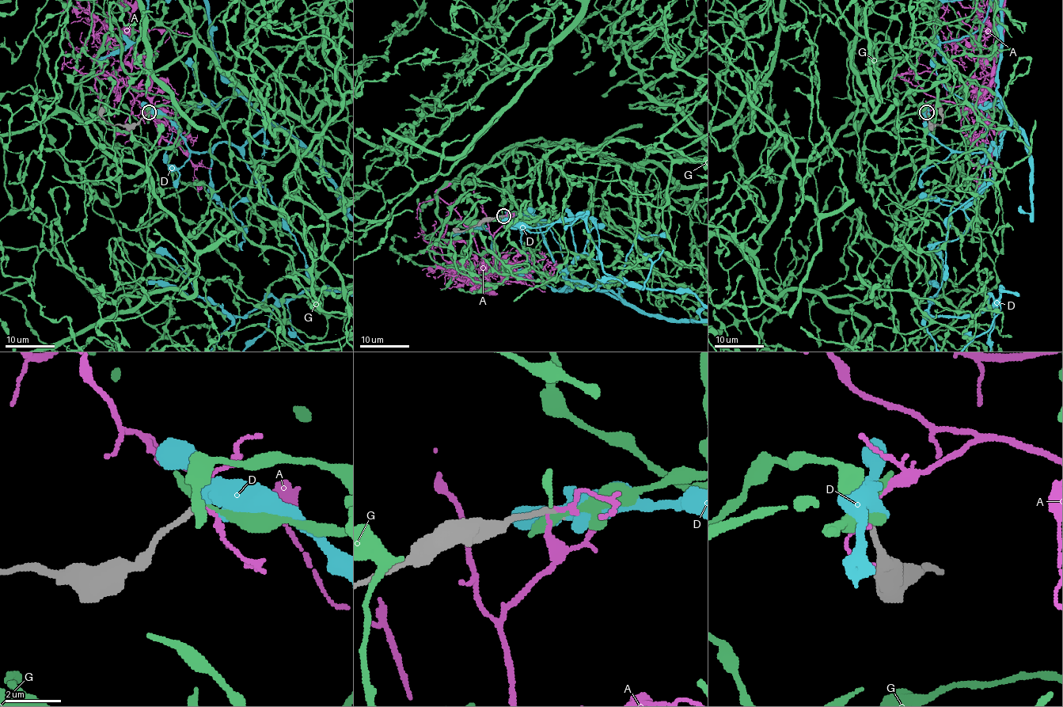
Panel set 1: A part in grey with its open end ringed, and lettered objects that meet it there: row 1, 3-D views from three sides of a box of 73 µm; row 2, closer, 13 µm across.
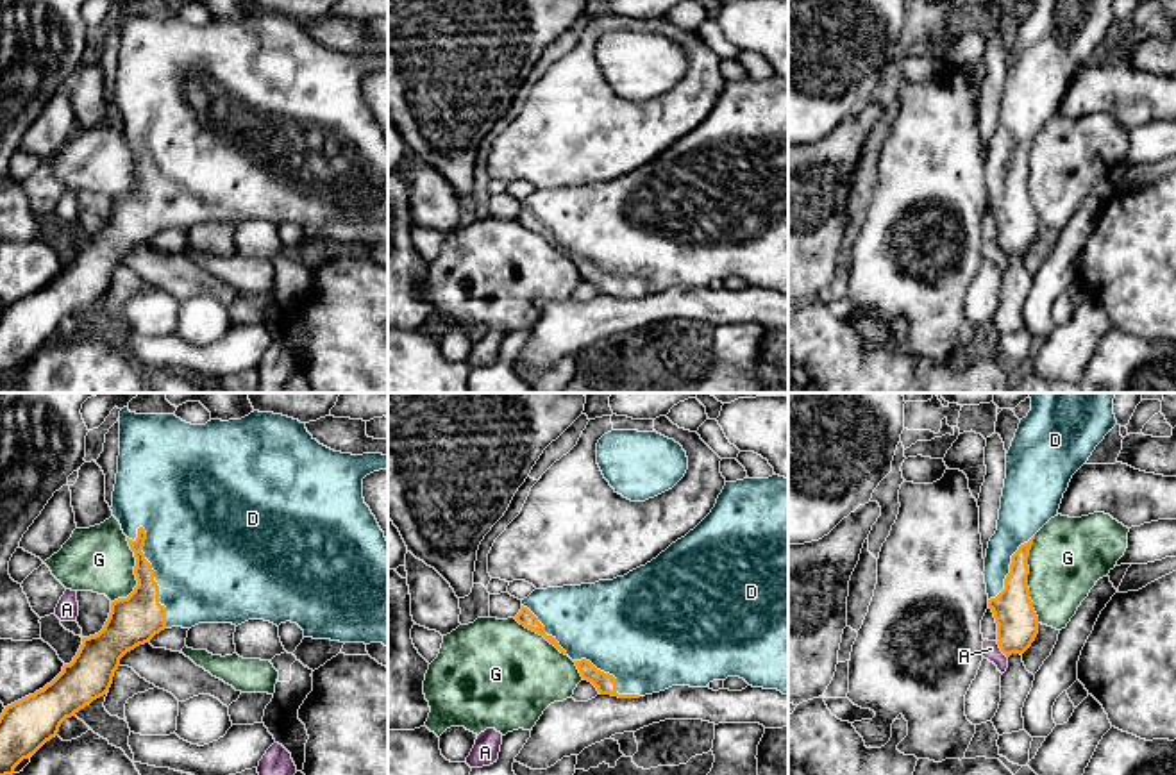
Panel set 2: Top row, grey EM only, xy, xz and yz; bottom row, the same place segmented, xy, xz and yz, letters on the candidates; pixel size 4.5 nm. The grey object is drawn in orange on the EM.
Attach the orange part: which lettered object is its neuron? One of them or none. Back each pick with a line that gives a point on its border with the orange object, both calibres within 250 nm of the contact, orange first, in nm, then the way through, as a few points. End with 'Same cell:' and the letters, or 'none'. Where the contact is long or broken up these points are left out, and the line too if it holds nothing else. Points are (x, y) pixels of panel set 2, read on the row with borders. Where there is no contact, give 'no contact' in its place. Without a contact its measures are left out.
D: xy (152, 577) | 220/480 nm
Same cell: D

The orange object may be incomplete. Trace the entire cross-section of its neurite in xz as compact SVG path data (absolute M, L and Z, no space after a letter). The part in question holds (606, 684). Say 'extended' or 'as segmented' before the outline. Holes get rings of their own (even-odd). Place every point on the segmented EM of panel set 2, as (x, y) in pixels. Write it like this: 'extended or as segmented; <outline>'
extended; M788 479L726 482L711 512L645 566L613 580L534 589L515 620L568 655L601 695L640 698L727 677L788 695Z

